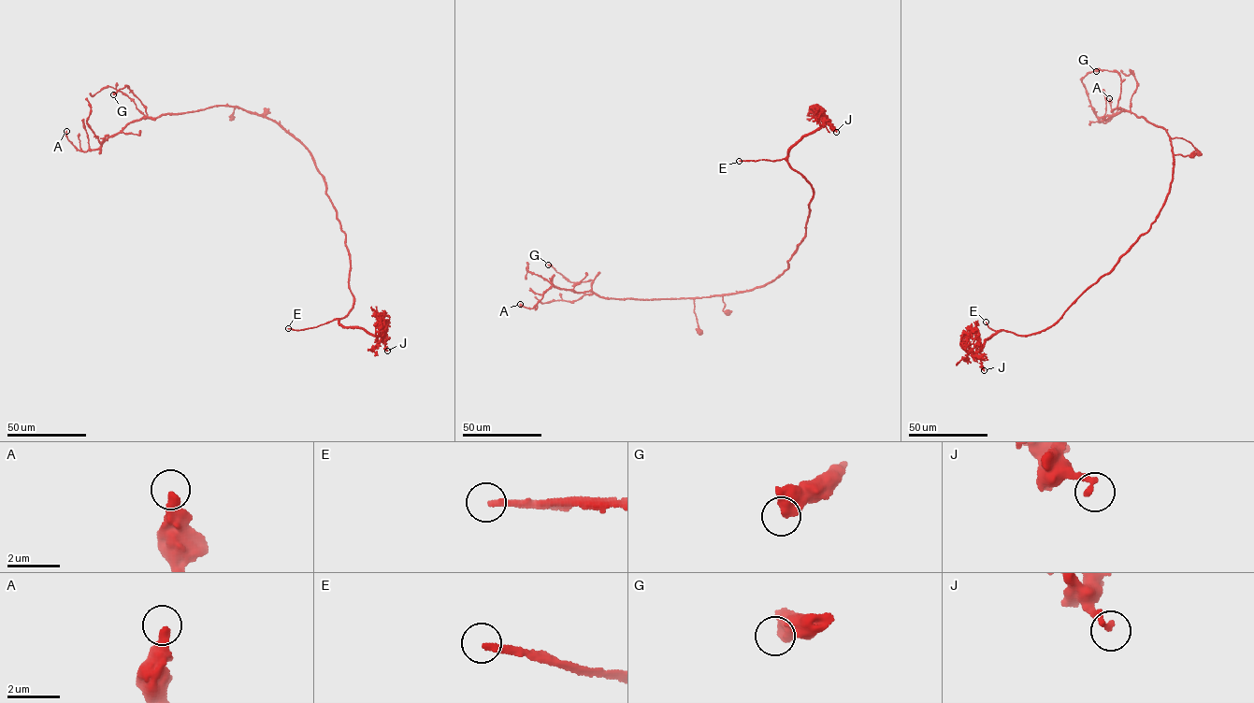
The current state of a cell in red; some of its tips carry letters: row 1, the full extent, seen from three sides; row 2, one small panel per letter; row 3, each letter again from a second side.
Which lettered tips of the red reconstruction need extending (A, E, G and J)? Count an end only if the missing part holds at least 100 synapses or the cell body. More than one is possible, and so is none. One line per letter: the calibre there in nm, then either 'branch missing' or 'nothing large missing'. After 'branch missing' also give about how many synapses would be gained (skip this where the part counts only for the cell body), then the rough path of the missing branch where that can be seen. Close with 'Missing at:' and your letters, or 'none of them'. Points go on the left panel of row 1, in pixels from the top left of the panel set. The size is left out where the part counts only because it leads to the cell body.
A: calibre 400 nm; nothing large missing
E: calibre 240 nm; branch missing; course (288, 328), (269, 325), (241, 330), (233, 319)
G: calibre 600 nm; nothing large missing
J: calibre 260 nm; nothing large missing
Missing at: E

